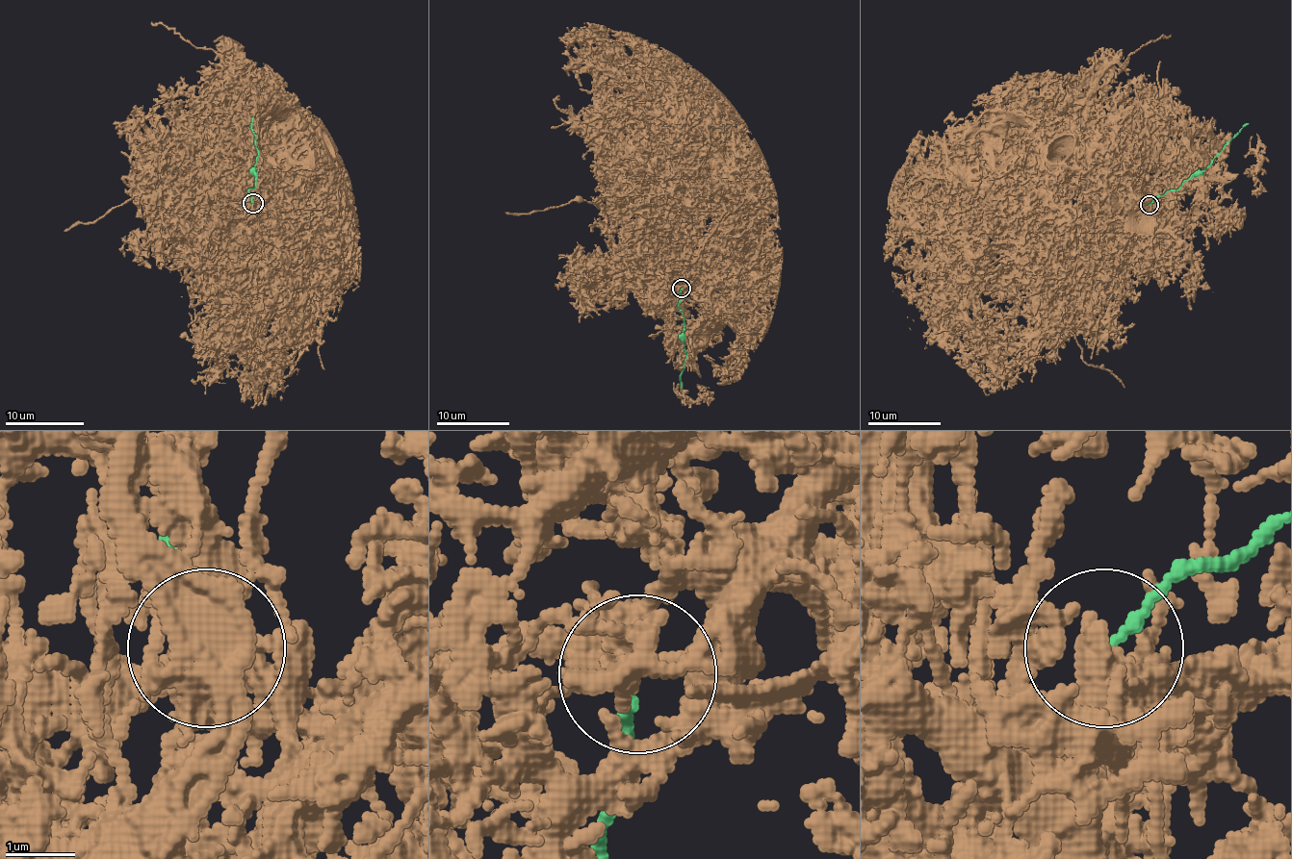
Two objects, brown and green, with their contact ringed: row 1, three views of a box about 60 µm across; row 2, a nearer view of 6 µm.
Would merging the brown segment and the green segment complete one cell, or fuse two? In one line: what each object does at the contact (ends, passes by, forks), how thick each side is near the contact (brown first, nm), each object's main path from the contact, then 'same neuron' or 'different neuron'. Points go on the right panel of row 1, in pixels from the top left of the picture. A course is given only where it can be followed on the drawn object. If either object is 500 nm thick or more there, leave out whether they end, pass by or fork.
brown ends there; green ends there; 220 nm thick on the brown side, 160 nm on the other; brown runs (1148, 205), (1115, 238), (1036, 248), (965, 203), (915, 197), (904, 205), (893, 189), (888, 197); green runs (1149, 205), (1194, 173), (1200, 173), (1249, 124); different neuron

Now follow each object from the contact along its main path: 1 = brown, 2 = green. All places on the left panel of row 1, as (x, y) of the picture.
1: (252, 204), (262, 221), (245, 251), (209, 251), (175, 202), (162, 196), (152, 204), (138, 188), (130, 196)
2: (252, 204), (248, 189), (256, 184), (258, 149), (252, 117)

